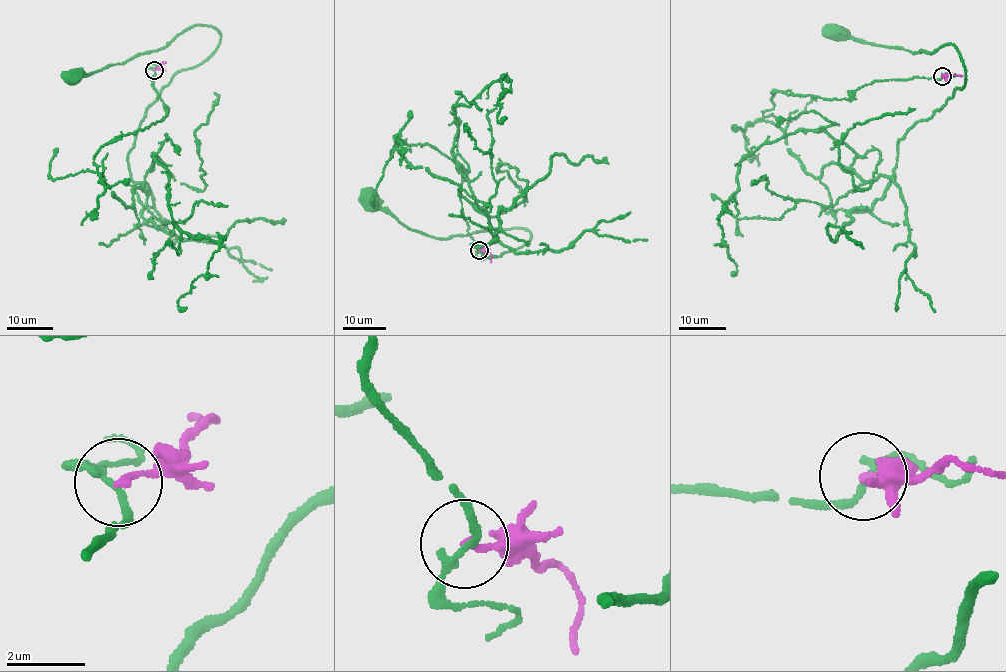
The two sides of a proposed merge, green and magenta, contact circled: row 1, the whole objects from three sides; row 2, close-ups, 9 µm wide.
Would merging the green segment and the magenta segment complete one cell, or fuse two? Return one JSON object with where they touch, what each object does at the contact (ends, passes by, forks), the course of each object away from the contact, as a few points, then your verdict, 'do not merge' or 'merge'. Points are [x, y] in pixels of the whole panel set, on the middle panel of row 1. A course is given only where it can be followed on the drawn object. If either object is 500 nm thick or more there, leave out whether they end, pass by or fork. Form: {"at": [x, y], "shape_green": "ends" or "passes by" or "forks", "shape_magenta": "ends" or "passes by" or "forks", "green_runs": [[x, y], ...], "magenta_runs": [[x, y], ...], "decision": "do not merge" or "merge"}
{"at": [479, 250], "shape_green": "passes by", "shape_magenta": "ends", "green_runs": [[479, 250], [463, 170], [427, 143], [391, 156], [488, 218], [483, 256], [524, 245], [372, 199]], "magenta_runs": [[479, 250], [489, 253], [491, 262]], "decision": "do not merge"}

